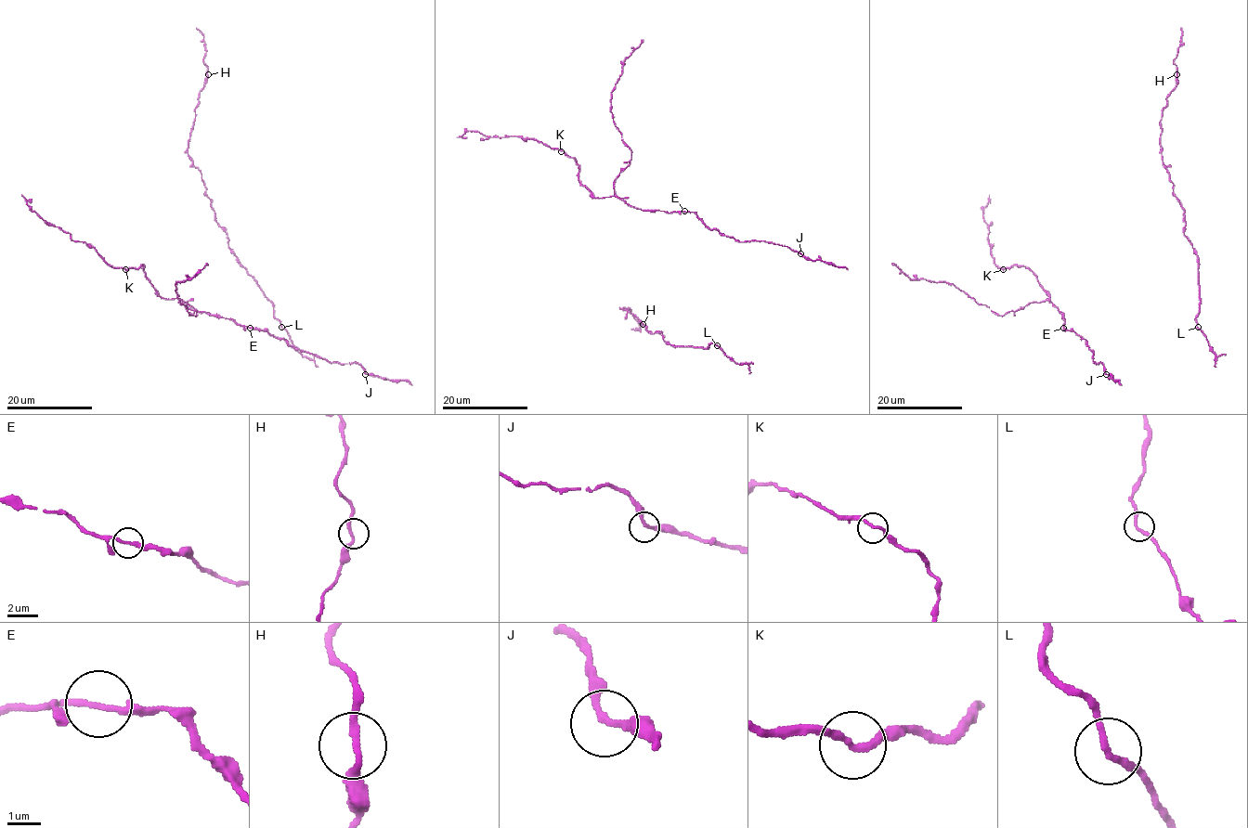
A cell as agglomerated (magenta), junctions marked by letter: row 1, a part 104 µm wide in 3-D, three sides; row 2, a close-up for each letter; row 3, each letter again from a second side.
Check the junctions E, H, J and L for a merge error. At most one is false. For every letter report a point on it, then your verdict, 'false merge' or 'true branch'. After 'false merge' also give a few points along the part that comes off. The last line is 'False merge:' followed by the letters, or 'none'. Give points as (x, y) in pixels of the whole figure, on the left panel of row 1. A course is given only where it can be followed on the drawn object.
E: at (250, 328); true branch
H: at (208, 74); true branch
J: at (365, 374); true branch
L: at (281, 327); true branch
False merge: none

